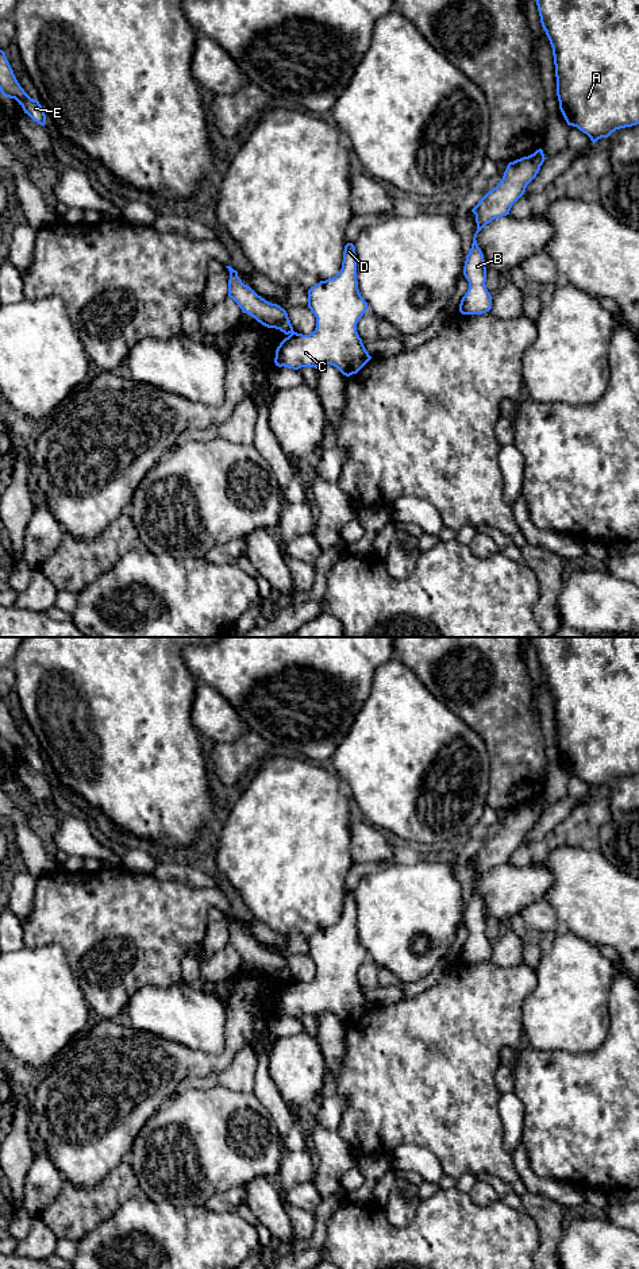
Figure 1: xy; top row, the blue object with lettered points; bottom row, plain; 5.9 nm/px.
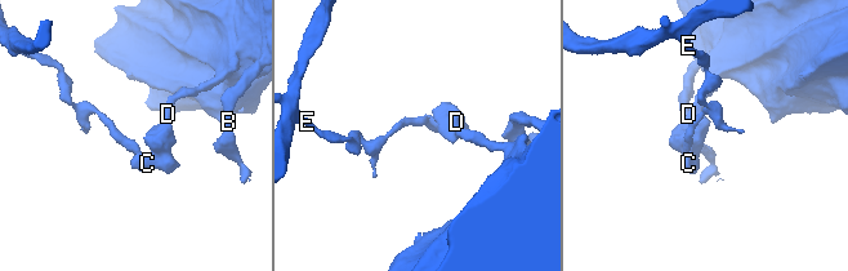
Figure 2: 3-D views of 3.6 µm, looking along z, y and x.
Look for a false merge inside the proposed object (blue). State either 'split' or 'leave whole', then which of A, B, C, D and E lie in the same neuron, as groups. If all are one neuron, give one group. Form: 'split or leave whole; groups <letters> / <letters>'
split; groups A B C D / E

